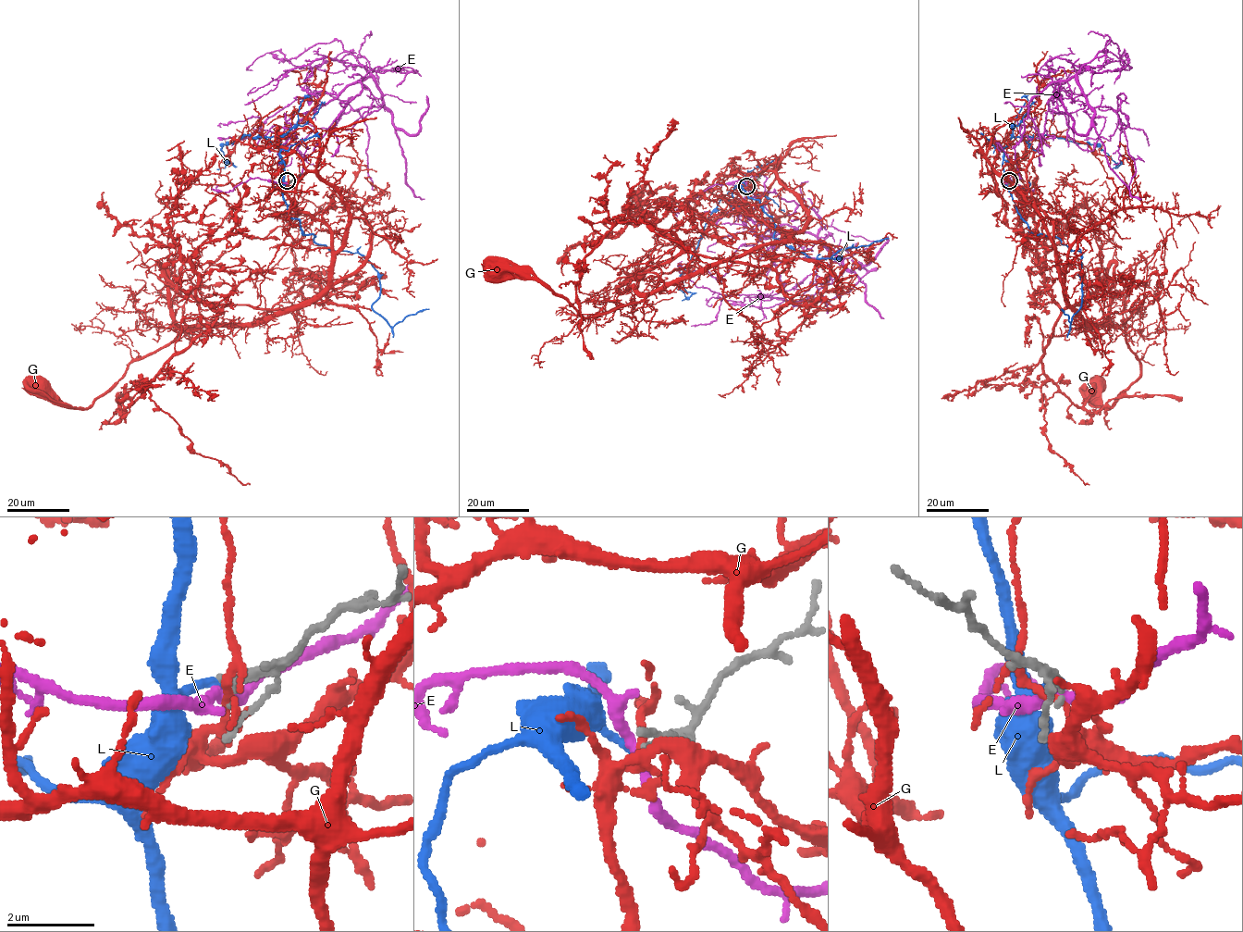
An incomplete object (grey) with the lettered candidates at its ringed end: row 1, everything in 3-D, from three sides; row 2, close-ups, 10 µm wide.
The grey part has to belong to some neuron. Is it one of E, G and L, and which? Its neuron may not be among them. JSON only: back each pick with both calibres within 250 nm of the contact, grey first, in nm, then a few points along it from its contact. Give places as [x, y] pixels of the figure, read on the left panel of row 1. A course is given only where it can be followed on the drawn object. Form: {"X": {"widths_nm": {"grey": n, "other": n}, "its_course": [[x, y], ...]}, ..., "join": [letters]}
{"join": []}

